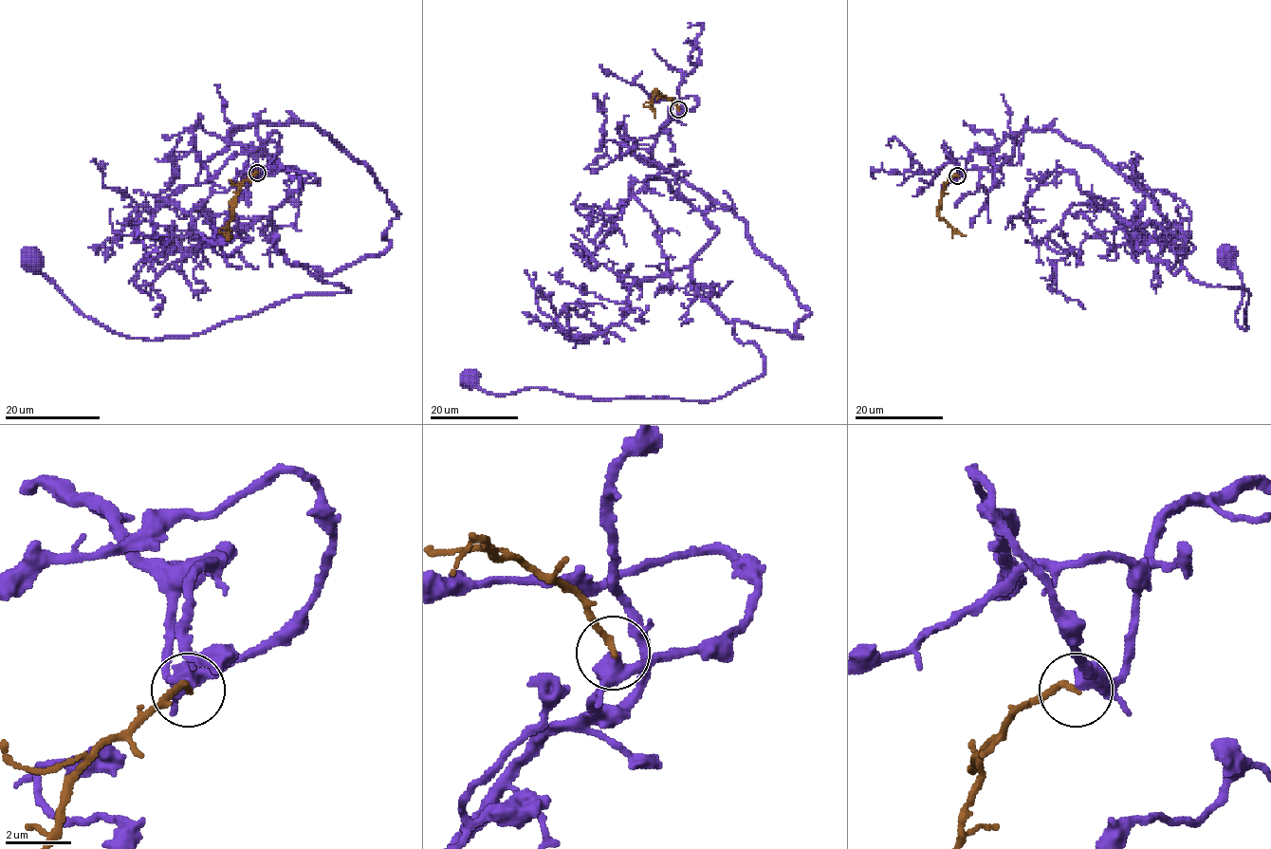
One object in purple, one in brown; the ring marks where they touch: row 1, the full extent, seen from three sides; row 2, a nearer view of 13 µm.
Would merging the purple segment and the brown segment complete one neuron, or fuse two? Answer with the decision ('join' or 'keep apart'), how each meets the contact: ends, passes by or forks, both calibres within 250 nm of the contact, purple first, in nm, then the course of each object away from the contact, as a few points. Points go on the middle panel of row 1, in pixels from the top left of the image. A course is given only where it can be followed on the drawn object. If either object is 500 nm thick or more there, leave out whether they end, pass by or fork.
keep apart; purple passes by; brown ends; calibres 440 and 200 nm; course purple (679, 109), (652, 157), (745, 223), (801, 337), (725, 319), (764, 372), (707, 401), (469, 376); course brown (678, 109), (656, 89), (651, 105), (655, 119)

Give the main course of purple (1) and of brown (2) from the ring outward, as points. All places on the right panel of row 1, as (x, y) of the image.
1: (957, 175), (971, 151), (1024, 129), (1092, 147), (1185, 239), (1173, 273), (1249, 292), (1244, 330), (1224, 255)
2: (957, 175), (945, 184), (937, 214), (967, 236)

